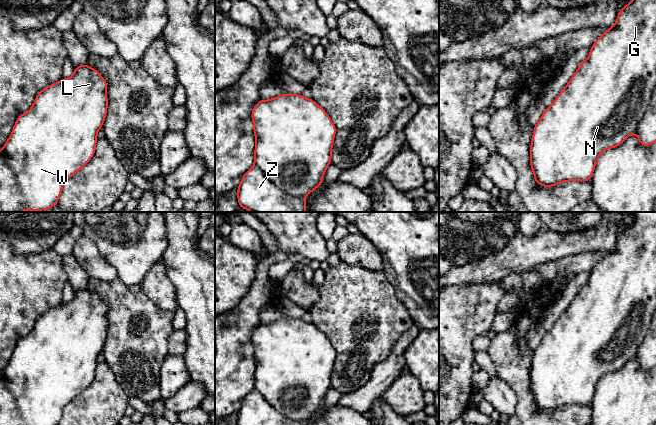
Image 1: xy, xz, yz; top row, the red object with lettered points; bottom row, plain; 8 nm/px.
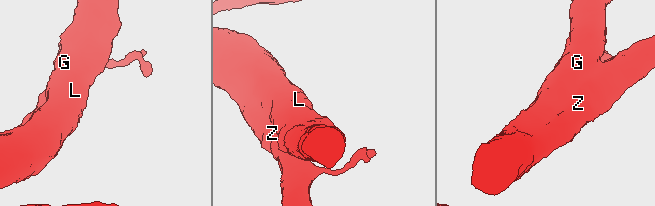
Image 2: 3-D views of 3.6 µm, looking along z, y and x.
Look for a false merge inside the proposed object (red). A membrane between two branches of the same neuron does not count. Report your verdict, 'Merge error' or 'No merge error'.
No merge error

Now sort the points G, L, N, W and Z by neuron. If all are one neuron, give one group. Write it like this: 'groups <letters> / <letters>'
groups G L N W Z

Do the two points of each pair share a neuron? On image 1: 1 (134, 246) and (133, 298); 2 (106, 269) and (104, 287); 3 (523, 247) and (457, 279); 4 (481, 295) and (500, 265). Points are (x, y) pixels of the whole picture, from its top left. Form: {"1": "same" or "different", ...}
{"1": "different", "2": "different", "3": "same", "4": "different"}

